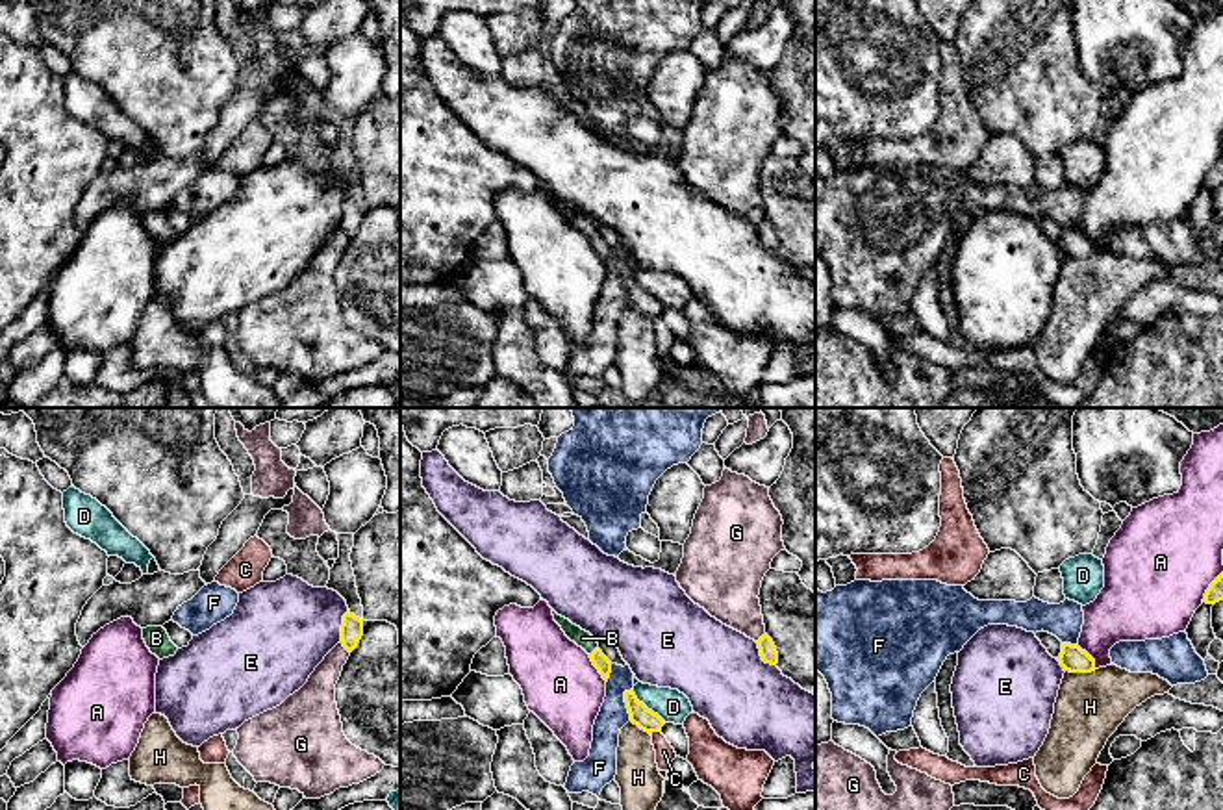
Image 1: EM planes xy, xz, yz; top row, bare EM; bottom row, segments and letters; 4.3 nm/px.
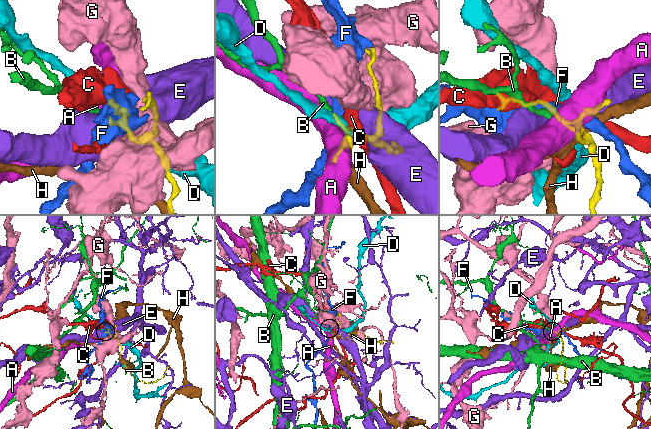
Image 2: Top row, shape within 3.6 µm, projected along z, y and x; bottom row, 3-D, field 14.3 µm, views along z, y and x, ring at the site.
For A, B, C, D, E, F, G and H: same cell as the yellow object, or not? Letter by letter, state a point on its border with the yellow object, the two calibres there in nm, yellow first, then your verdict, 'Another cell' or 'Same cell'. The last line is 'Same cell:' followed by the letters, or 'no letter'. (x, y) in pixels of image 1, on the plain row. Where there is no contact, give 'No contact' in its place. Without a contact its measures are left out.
A: Touches yellow at xz (595, 251). Thickness 70 nm (yellow) against 340 nm. Another cell
B: Touches yellow at xz (593, 236). Thickness 70 nm (yellow) against 70 nm. Same cell
C: Touches yellow at xz (655, 316). Thickness 90 nm (yellow) against 80 nm. Another cell
D: Touches yellow at xz (645, 291). Thickness 90 nm (yellow) against 140 nm. Another cell
E: Touches yellow at xz (760, 240). Thickness 80 nm (yellow) against 380 nm. Another cell
F: Touches yellow at xz (625, 286). Thickness 90 nm (yellow) against 130 nm. Another cell
G: Touches yellow at xy (343, 230). Thickness 100 nm (yellow) against 160 nm. Another cell
H: Touches yellow at yz (1081, 256). Thickness 110 nm (yellow) against 300 nm. Another cell
Same cell: B

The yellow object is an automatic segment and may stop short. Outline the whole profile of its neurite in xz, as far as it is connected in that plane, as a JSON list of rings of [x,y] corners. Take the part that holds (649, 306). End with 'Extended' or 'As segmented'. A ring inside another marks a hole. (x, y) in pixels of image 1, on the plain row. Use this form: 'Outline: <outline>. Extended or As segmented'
Outline: [[[634,274],[624,276],[624,287],[630,298],[630,306],[637,310],[641,315],[652,319],[660,317],[665,306],[649,295],[643,287],[637,285]]]. As segmented

